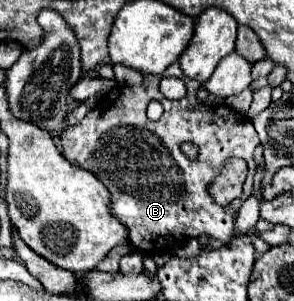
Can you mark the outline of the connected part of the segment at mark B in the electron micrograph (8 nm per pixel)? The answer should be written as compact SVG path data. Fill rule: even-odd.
M177 61L165 69L165 77L179 77L187 87L187 95L179 101L171 101L163 97L163 93L159 91L159 81L163 79L163 75L145 75L145 83L139 87L127 87L127 85L113 87L107 93L109 95L107 107L97 105L85 115L81 123L77 123L75 127L69 127L65 133L59 135L63 145L63 155L67 157L67 161L77 163L79 167L91 171L109 189L111 213L129 229L129 243L135 249L147 251L147 253L159 253L163 249L173 249L181 241L181 237L199 237L203 233L207 233L211 239L227 243L233 233L235 215L241 203L251 195L251 189L253 189L253 175L255 175L253 151L259 145L259 137L251 121L245 119L241 113L229 109L227 105L223 109L219 105L211 107L201 103L197 99L197 89L201 87L201 83L185 77ZM151 99L161 101L161 105L165 107L163 117L159 121L139 121L139 115L141 117L145 115L147 103ZM187 141L199 147L197 159L189 159L181 151L181 145ZM229 157L241 157L247 161L249 181L245 181L243 185L243 195L237 201L233 201L229 209L221 209L221 205L217 205L217 201L209 197L209 181L217 177L217 169L221 169L221 165L225 165Z

